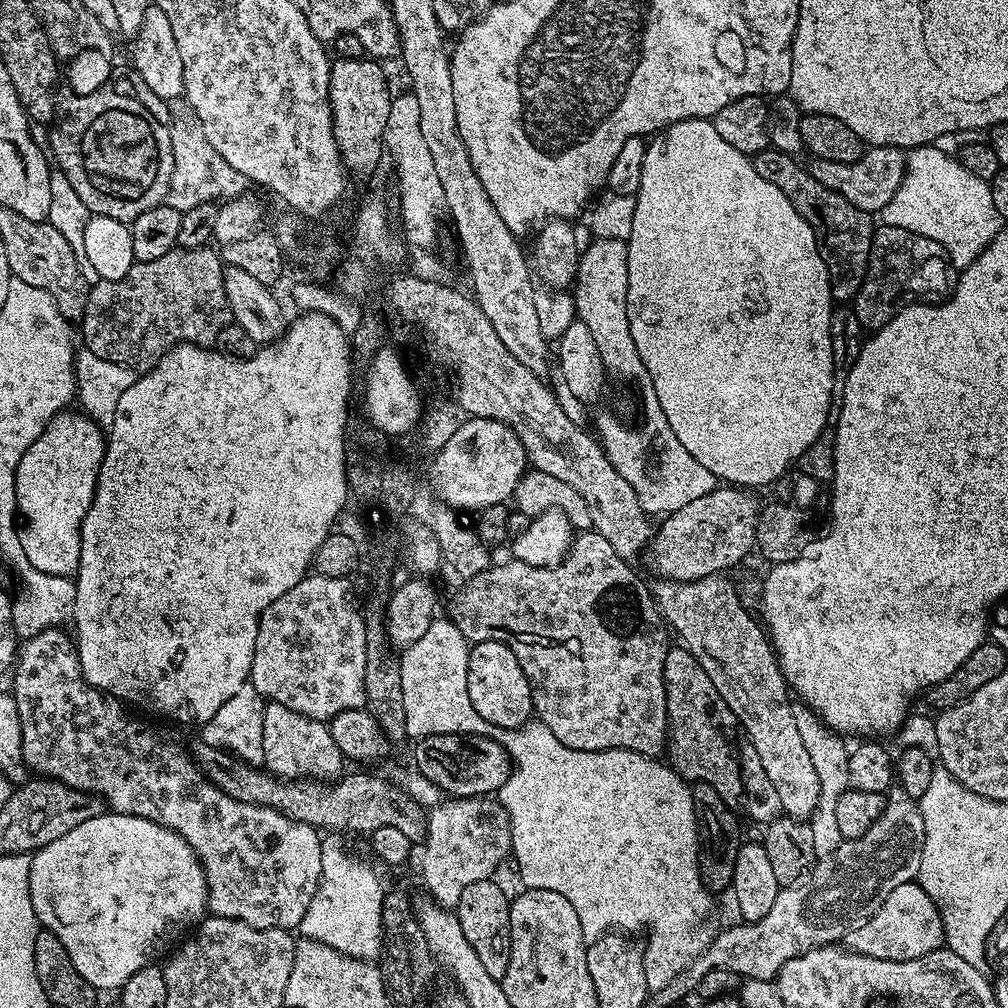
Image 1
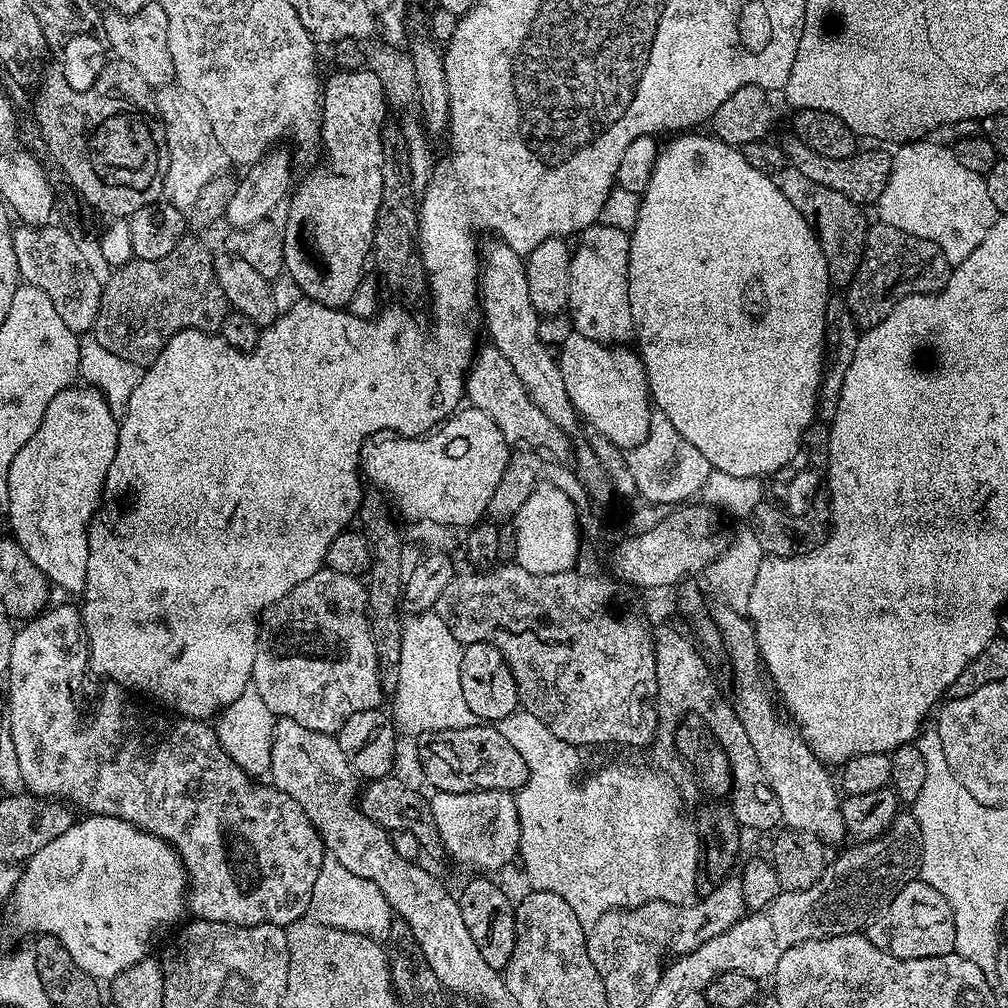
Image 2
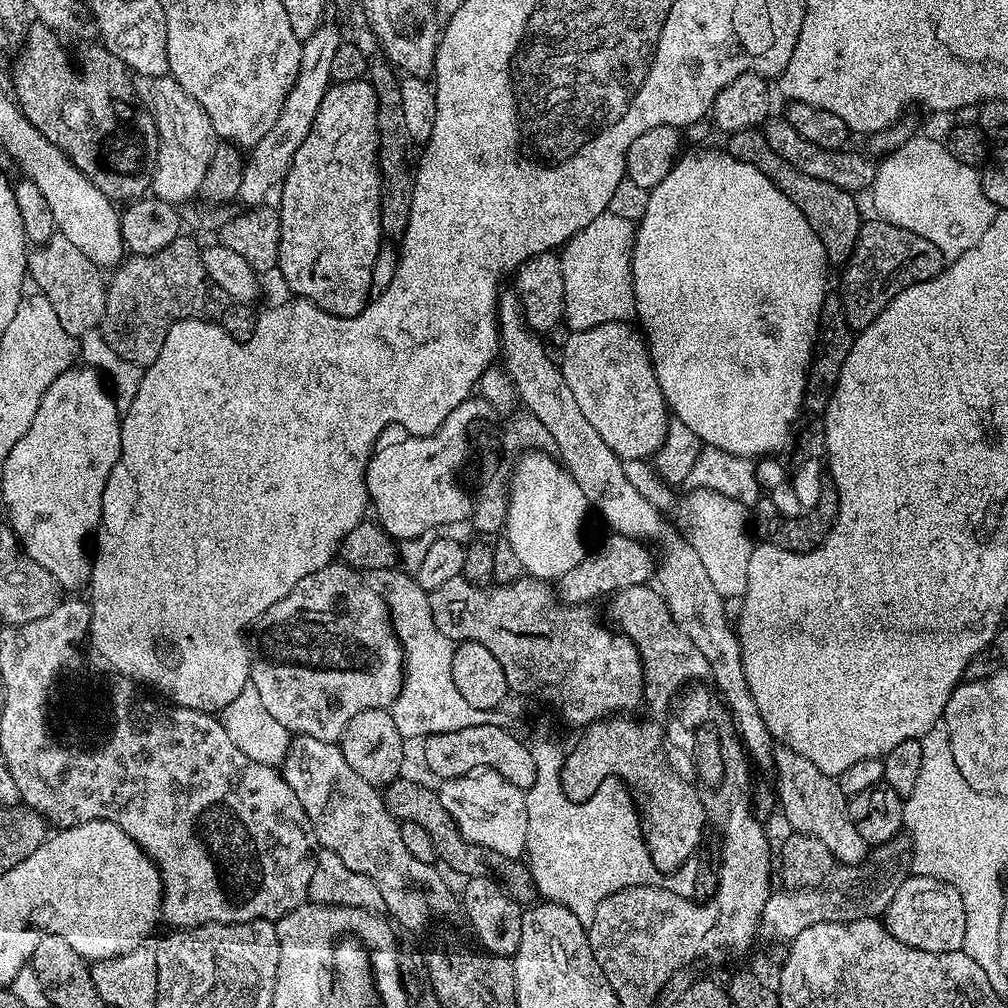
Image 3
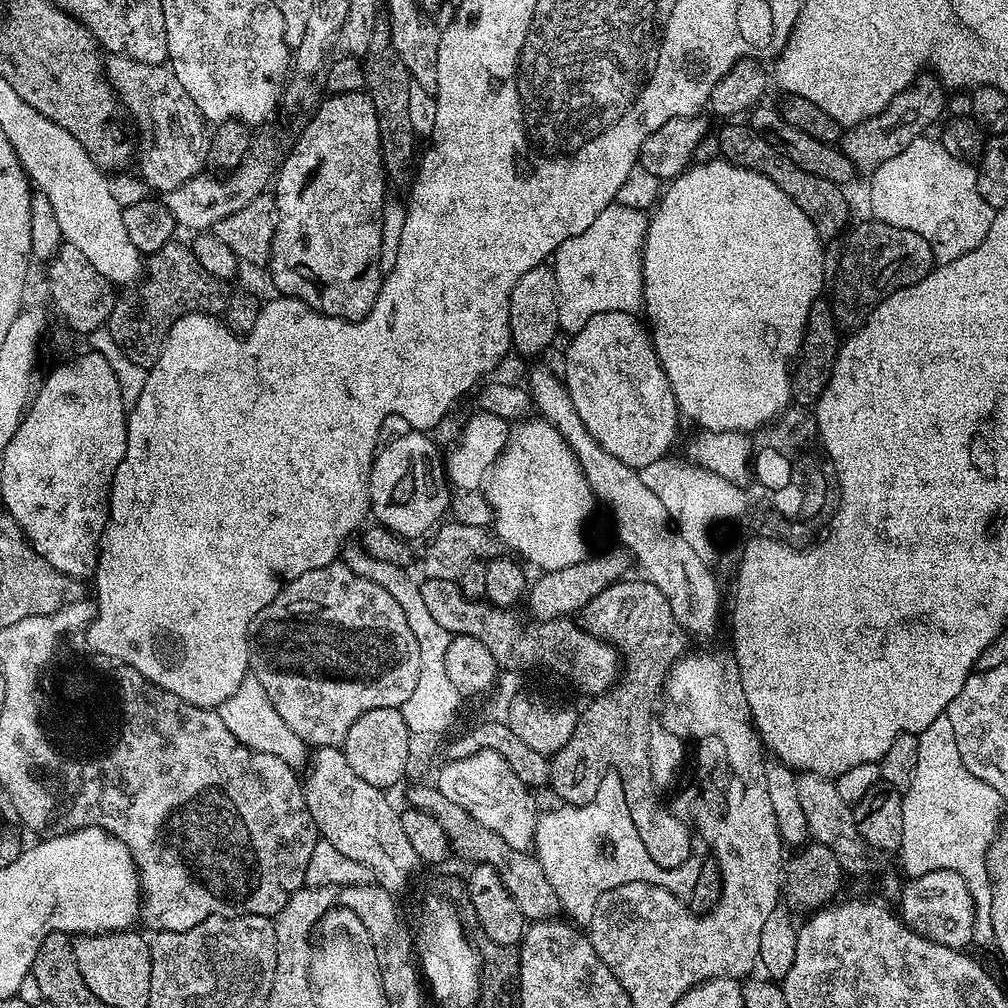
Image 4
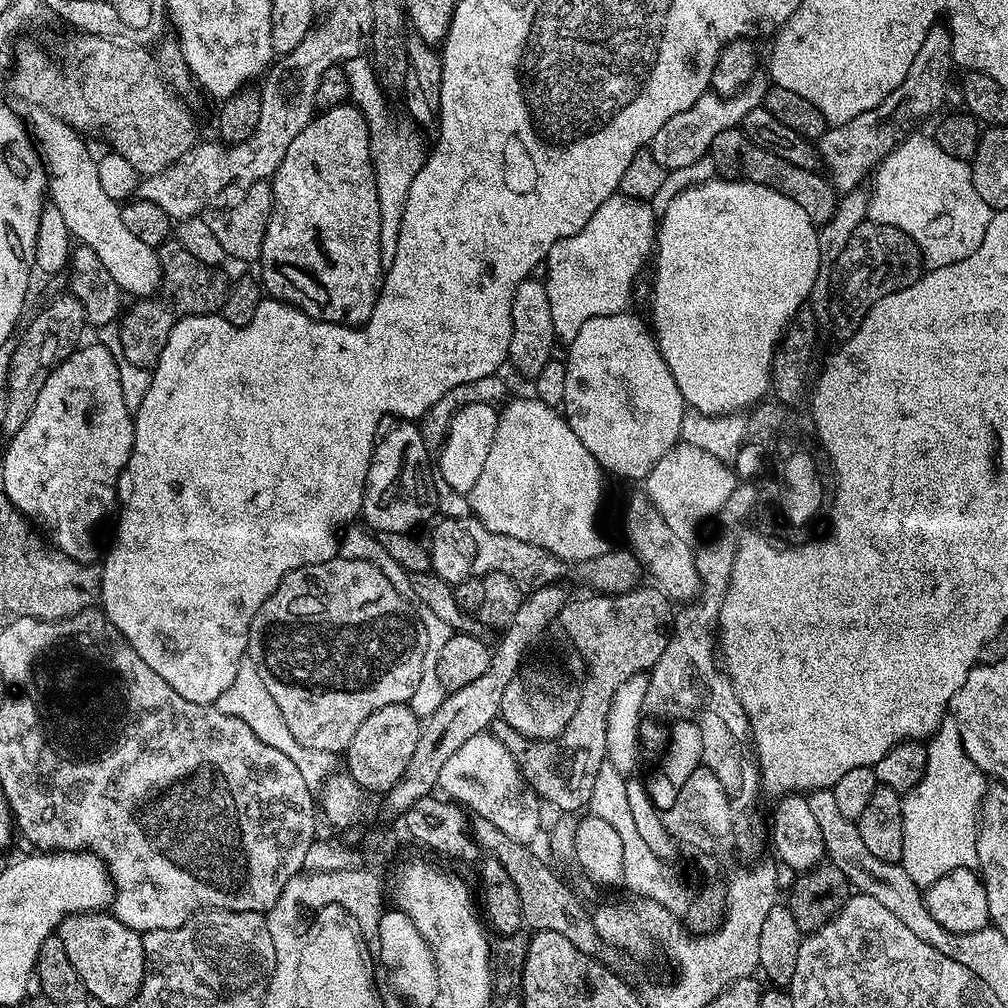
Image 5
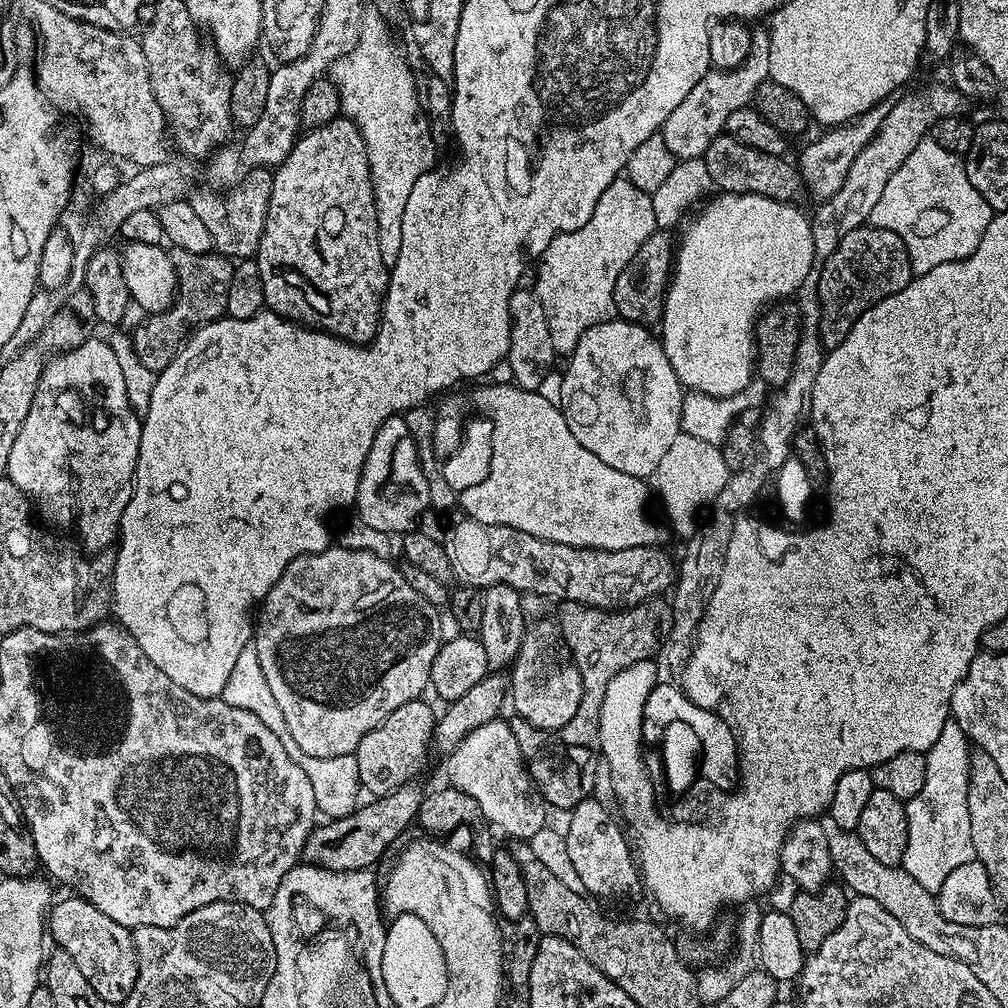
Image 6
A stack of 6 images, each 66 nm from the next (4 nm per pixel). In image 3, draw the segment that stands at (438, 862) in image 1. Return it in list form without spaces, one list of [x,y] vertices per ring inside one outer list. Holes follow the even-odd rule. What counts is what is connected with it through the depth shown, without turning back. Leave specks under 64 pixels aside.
[[[480,770],[475,774],[459,776],[439,785],[442,806],[452,816],[456,829],[468,839],[490,852],[520,858],[528,847],[528,815],[525,789],[514,786],[502,774]]]

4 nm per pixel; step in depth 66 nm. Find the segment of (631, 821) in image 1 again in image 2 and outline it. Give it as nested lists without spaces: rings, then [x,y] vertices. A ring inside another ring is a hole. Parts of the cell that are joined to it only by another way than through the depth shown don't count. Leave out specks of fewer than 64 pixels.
[[[424,610],[412,614],[409,620],[403,621],[401,630],[401,666],[398,682],[394,689],[396,695],[396,712],[394,720],[399,731],[412,732],[413,737],[424,732],[446,730],[447,728],[465,728],[477,723],[476,715],[466,706],[466,698],[462,698],[462,666],[463,647],[450,634],[446,622],[438,618],[435,610]],[[524,709],[512,712],[506,718],[496,722],[499,733],[511,745],[514,746],[523,760],[527,764],[528,781],[515,793],[516,809],[520,818],[520,851],[518,853],[519,863],[524,863],[524,872],[528,875],[528,880],[532,883],[531,887],[537,892],[553,892],[566,902],[570,902],[570,910],[578,914],[578,922],[586,930],[590,930],[602,918],[602,914],[612,912],[616,908],[635,908],[637,904],[645,904],[651,900],[665,900],[671,904],[683,905],[691,901],[697,895],[696,891],[696,863],[700,853],[700,837],[697,829],[690,821],[684,817],[684,804],[680,801],[680,792],[663,776],[660,772],[655,772],[652,768],[639,768],[636,764],[608,764],[605,768],[600,768],[584,785],[576,781],[576,775],[580,772],[580,756],[575,747],[562,738],[554,738],[554,734],[540,718],[530,714]]]

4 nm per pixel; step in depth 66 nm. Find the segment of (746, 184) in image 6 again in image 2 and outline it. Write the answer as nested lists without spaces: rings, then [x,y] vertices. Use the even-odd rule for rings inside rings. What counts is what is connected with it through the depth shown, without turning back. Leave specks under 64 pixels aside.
[[[759,140],[743,145],[742,151],[746,162],[750,162],[750,166],[758,170],[758,174],[766,174],[766,178],[770,178],[770,182],[774,182],[774,186],[782,190],[782,194],[792,203],[794,210],[798,210],[798,214],[806,218],[806,222],[820,240],[828,268],[836,268],[836,273],[830,277],[831,283],[836,286],[851,284],[852,276],[860,265],[870,227],[870,220],[864,217],[865,209],[850,202],[846,194],[830,190],[830,186],[821,186],[820,183],[806,178],[806,174],[802,174],[802,170],[798,170],[798,166],[790,162],[779,143]],[[840,272],[848,272],[852,276],[840,276]]]

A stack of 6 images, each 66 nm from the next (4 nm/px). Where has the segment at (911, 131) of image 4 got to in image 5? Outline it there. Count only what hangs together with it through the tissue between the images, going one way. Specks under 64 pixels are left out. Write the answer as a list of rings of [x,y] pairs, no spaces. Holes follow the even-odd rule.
[[[943,23],[928,36],[927,44],[921,48],[919,56],[910,62],[906,78],[902,78],[902,82],[898,82],[898,86],[894,86],[890,94],[878,102],[878,106],[858,114],[858,118],[850,122],[829,127],[820,135],[818,156],[822,168],[824,164],[823,171],[839,193],[855,191],[867,172],[869,175],[880,161],[885,160],[919,120],[934,115],[943,106],[948,96],[948,67],[953,67],[953,64],[952,35],[948,33],[947,23]]]

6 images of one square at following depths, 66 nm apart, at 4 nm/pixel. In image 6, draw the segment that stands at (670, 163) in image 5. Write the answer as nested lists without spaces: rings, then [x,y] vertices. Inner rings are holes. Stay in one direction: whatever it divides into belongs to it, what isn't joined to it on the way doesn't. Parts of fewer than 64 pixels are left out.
[[[760,26],[752,28],[750,54],[746,54],[738,68],[732,68],[728,72],[709,70],[702,82],[698,82],[698,86],[694,86],[694,90],[686,94],[686,102],[681,102],[672,111],[670,118],[666,118],[658,134],[665,140],[667,150],[670,150],[677,161],[701,159],[706,146],[710,146],[710,142],[714,142],[714,138],[727,129],[730,114],[734,114],[734,110],[739,108],[749,107],[756,99],[758,86],[770,79],[772,34],[767,27],[758,27]]]

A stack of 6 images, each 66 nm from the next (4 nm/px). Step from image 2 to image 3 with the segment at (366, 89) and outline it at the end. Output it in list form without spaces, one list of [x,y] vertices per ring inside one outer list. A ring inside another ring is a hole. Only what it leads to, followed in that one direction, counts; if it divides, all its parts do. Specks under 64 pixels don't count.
[[[368,78],[354,82],[332,84],[322,98],[322,106],[318,106],[318,114],[314,114],[314,126],[310,126],[310,134],[306,134],[306,142],[298,146],[298,154],[294,154],[288,173],[284,175],[284,183],[278,189],[278,211],[280,213],[280,262],[278,272],[284,275],[288,283],[289,293],[309,300],[322,310],[335,316],[356,316],[363,312],[373,295],[372,275],[374,262],[378,258],[382,247],[382,233],[380,230],[380,170],[379,170],[379,134],[378,134],[378,98],[375,96],[374,86]]]

